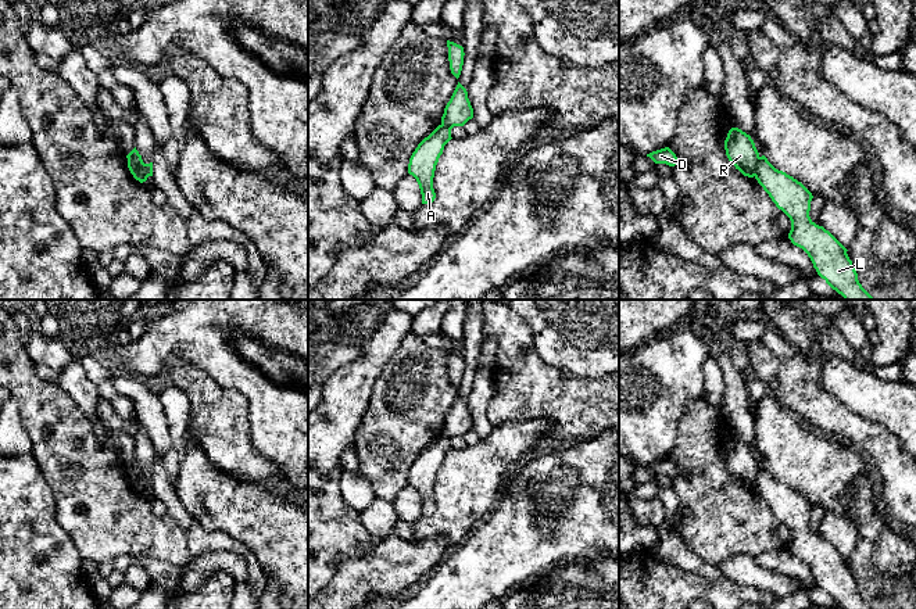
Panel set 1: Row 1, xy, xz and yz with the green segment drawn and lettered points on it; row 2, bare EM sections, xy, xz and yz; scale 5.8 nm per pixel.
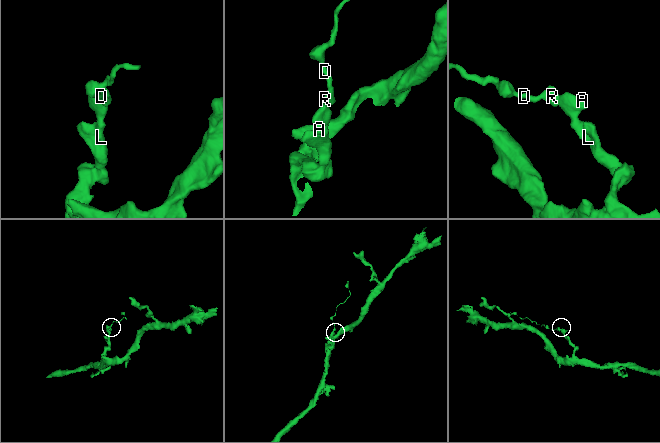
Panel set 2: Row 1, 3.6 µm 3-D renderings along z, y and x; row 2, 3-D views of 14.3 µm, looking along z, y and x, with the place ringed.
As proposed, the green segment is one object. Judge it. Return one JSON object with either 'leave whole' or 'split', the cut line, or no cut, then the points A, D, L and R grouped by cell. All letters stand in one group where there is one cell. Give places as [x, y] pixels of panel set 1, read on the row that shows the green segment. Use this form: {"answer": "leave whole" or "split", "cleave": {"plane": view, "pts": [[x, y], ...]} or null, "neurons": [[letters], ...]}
{"answer": "split", "cleave": {"plane": "xy", "pts": [[128, 158], [135, 167], [139, 179]]}, "neurons": [["A", "L"], ["D", "R"]]}

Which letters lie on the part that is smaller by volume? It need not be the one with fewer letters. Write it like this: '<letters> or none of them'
D, R

